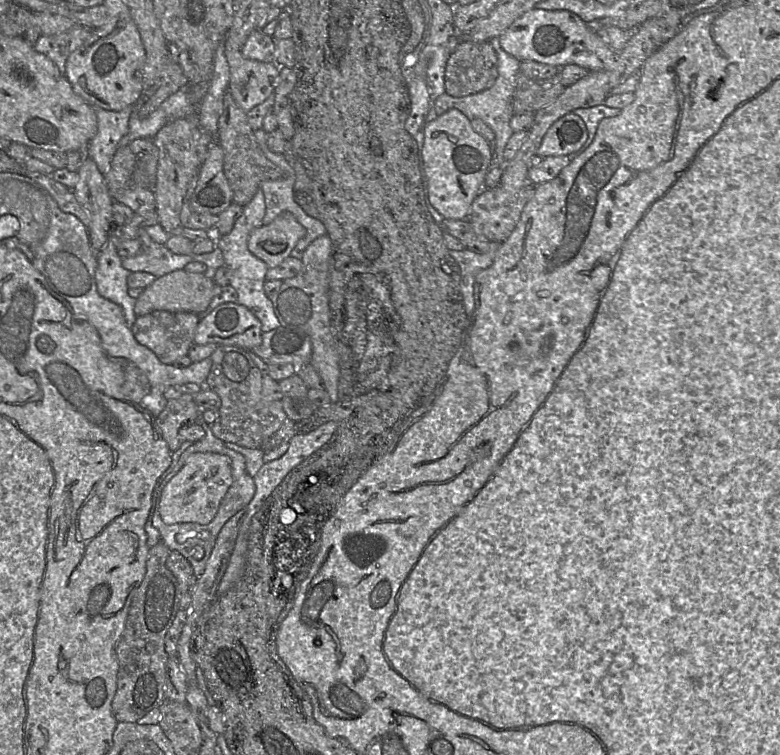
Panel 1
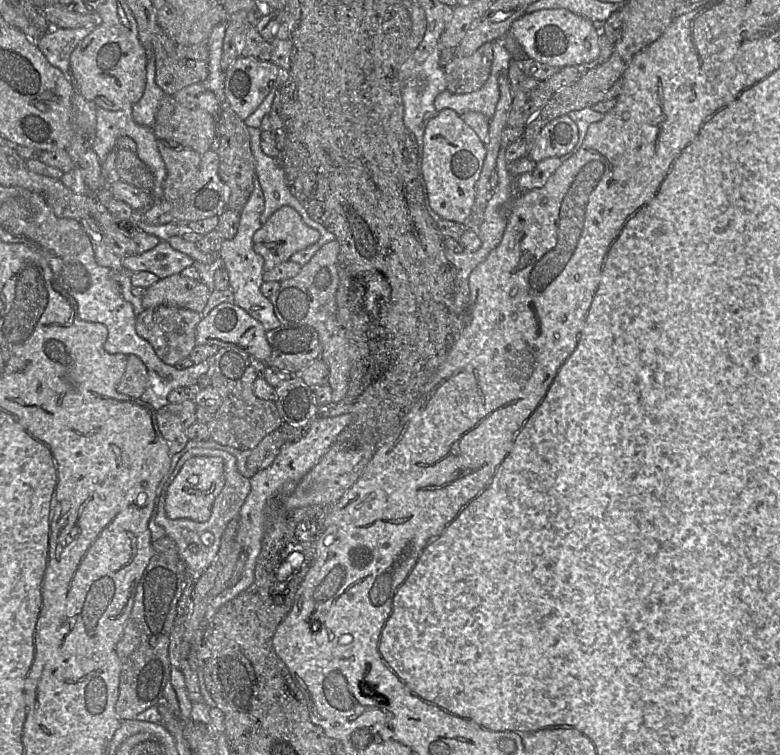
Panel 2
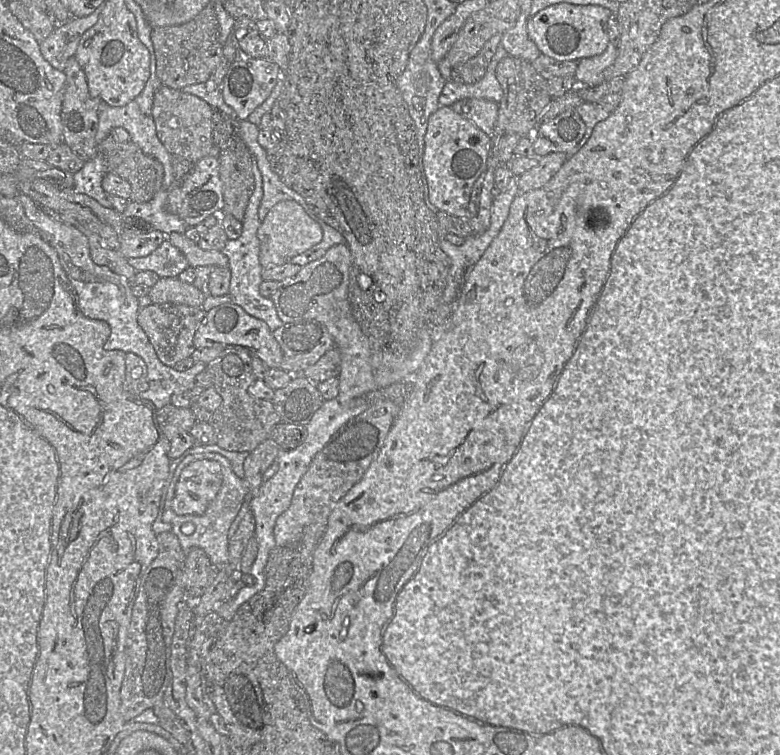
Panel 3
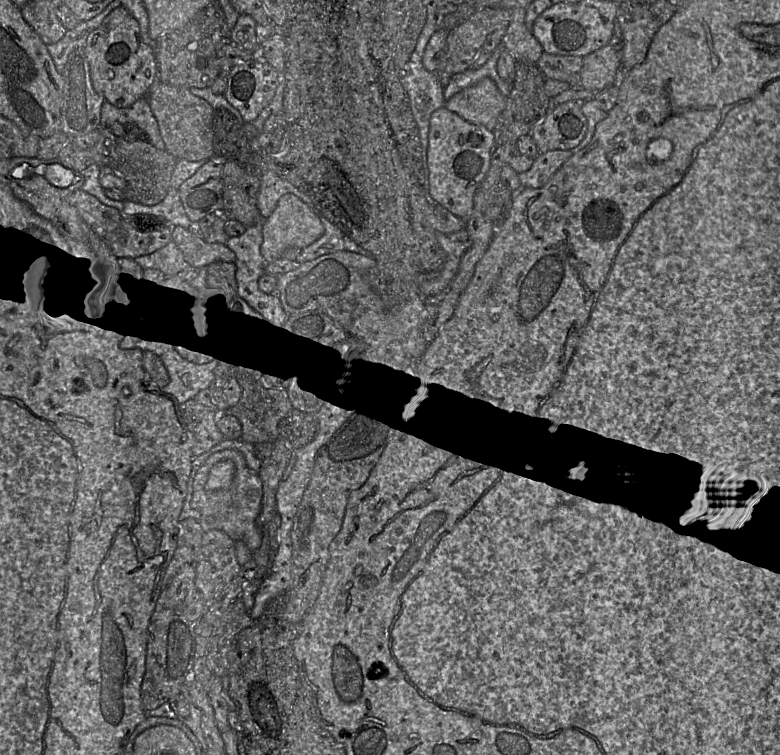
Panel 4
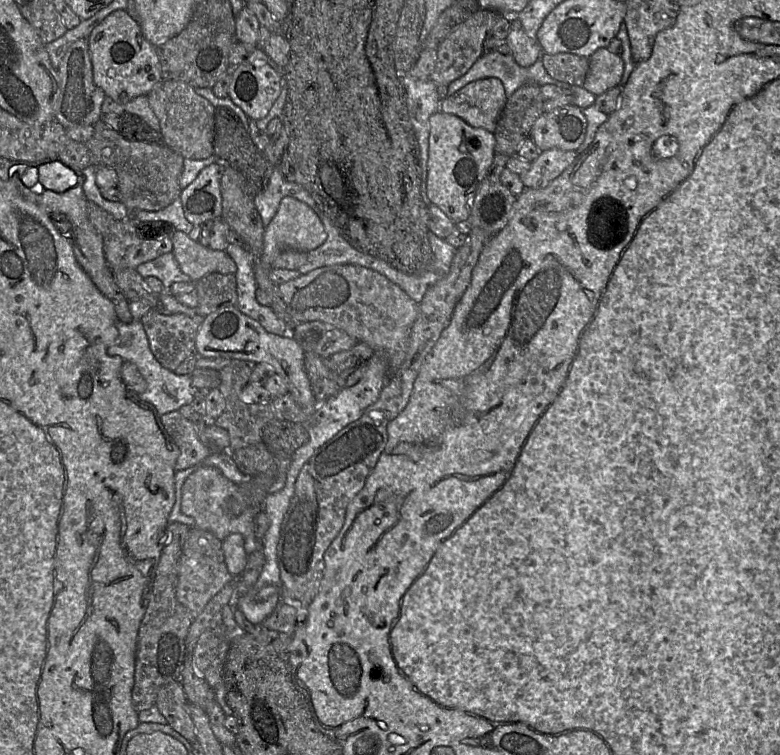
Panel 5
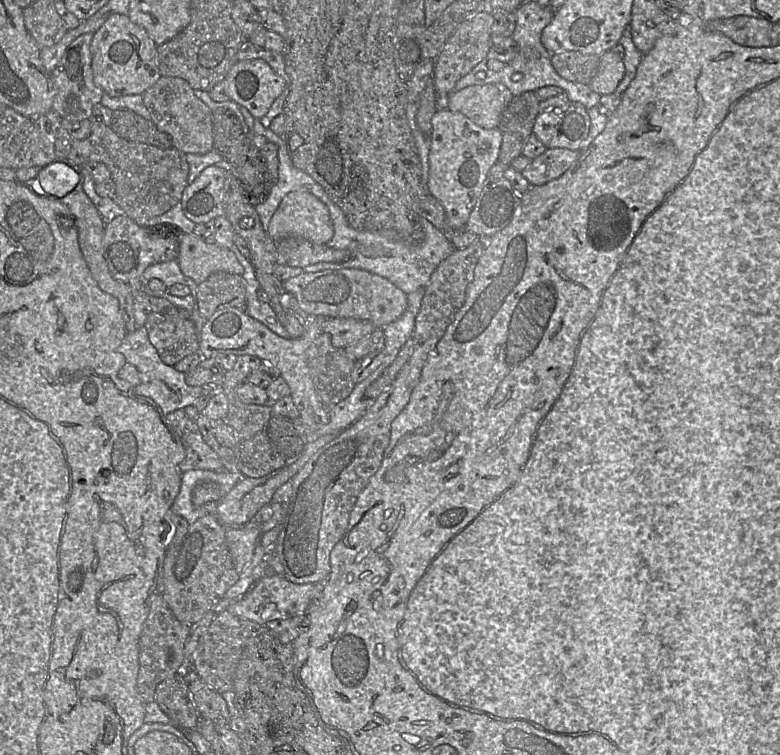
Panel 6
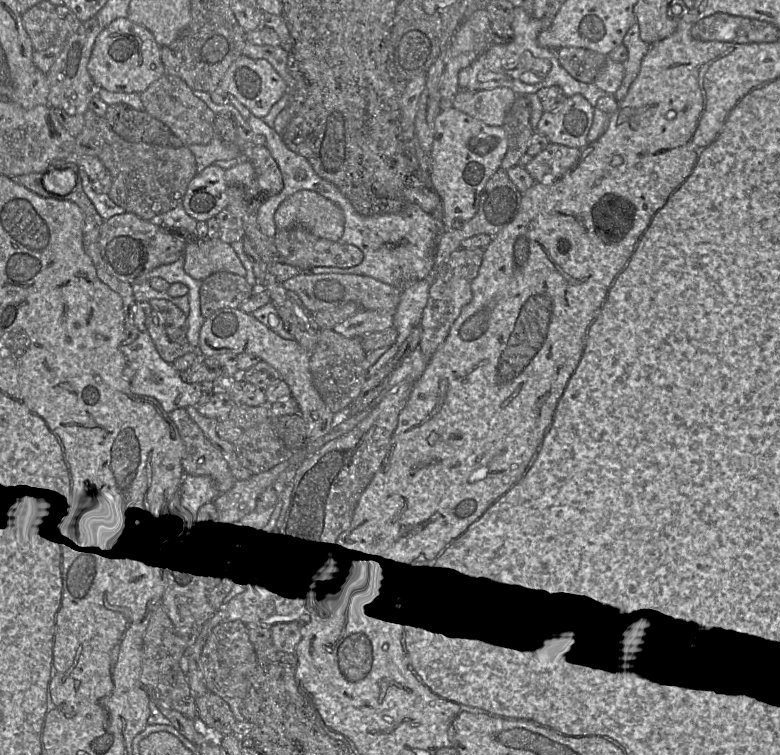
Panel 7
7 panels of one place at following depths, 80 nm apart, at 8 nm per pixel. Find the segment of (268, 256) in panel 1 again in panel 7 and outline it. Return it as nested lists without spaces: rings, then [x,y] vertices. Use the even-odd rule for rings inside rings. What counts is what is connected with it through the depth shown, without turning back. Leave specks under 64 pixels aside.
[[[300,190],[286,198],[274,216],[277,230],[302,226],[320,238],[338,241],[344,232],[341,208],[312,190]]]

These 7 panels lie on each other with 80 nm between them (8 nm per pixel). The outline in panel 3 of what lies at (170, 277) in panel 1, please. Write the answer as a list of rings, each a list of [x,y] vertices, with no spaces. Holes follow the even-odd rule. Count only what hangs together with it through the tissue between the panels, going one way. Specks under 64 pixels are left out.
[[[160,278],[148,292],[152,304],[183,304],[202,307],[206,295],[193,284],[175,278]]]

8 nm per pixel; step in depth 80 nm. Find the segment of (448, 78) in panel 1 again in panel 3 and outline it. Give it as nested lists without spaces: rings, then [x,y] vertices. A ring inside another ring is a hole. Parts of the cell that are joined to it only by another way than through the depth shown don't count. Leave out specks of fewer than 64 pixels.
[[[495,34],[489,38],[481,50],[469,60],[452,67],[450,80],[473,84],[478,82],[485,74],[488,64],[501,43],[501,34]]]

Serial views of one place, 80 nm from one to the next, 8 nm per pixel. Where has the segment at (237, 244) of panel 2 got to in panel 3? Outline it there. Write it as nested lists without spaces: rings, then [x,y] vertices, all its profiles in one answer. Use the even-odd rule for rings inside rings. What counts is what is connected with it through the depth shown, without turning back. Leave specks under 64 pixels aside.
[[[253,156],[252,170],[255,179],[255,188],[242,220],[242,234],[238,239],[228,239],[221,252],[226,255],[229,260],[228,268],[231,272],[229,295],[231,297],[231,303],[240,306],[250,316],[265,322],[271,332],[273,332],[283,326],[284,323],[278,317],[273,301],[260,294],[260,285],[263,282],[262,272],[264,269],[260,263],[260,242],[257,237],[257,232],[262,224],[258,216],[258,210],[263,197],[263,181],[261,172]]]

